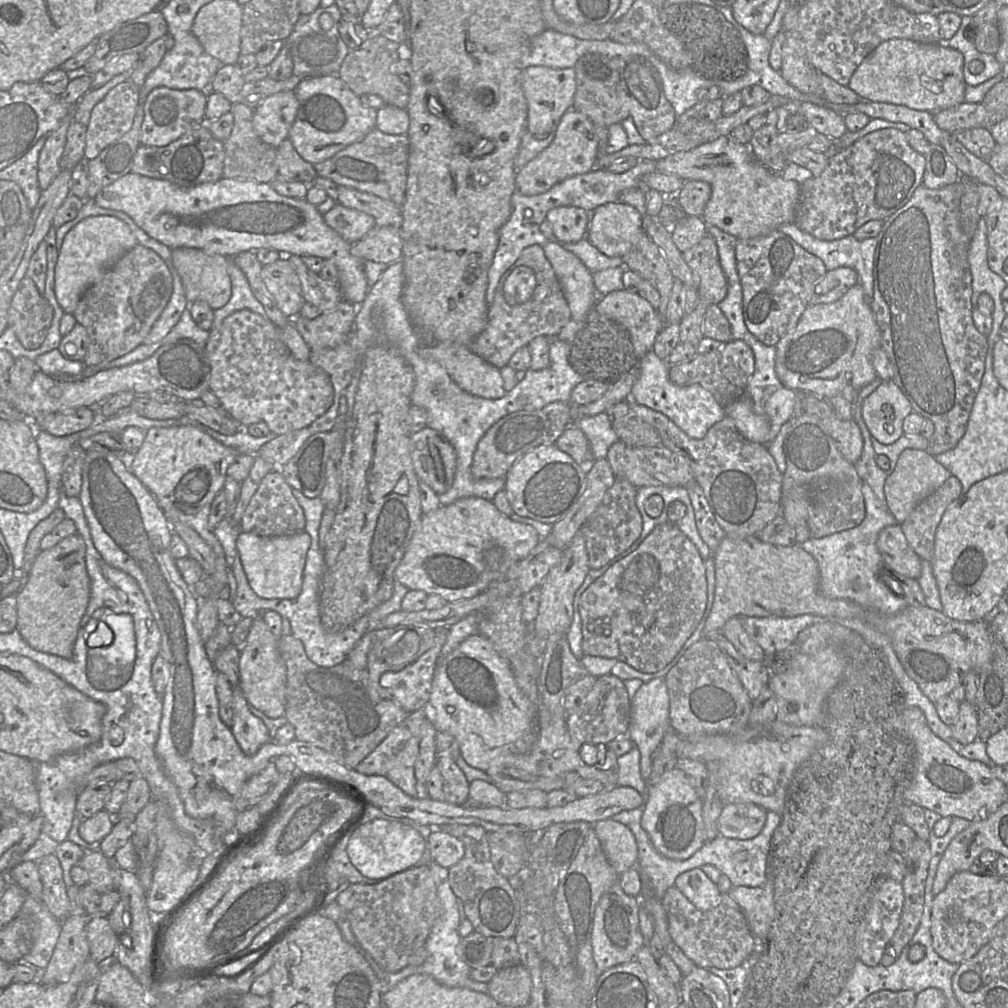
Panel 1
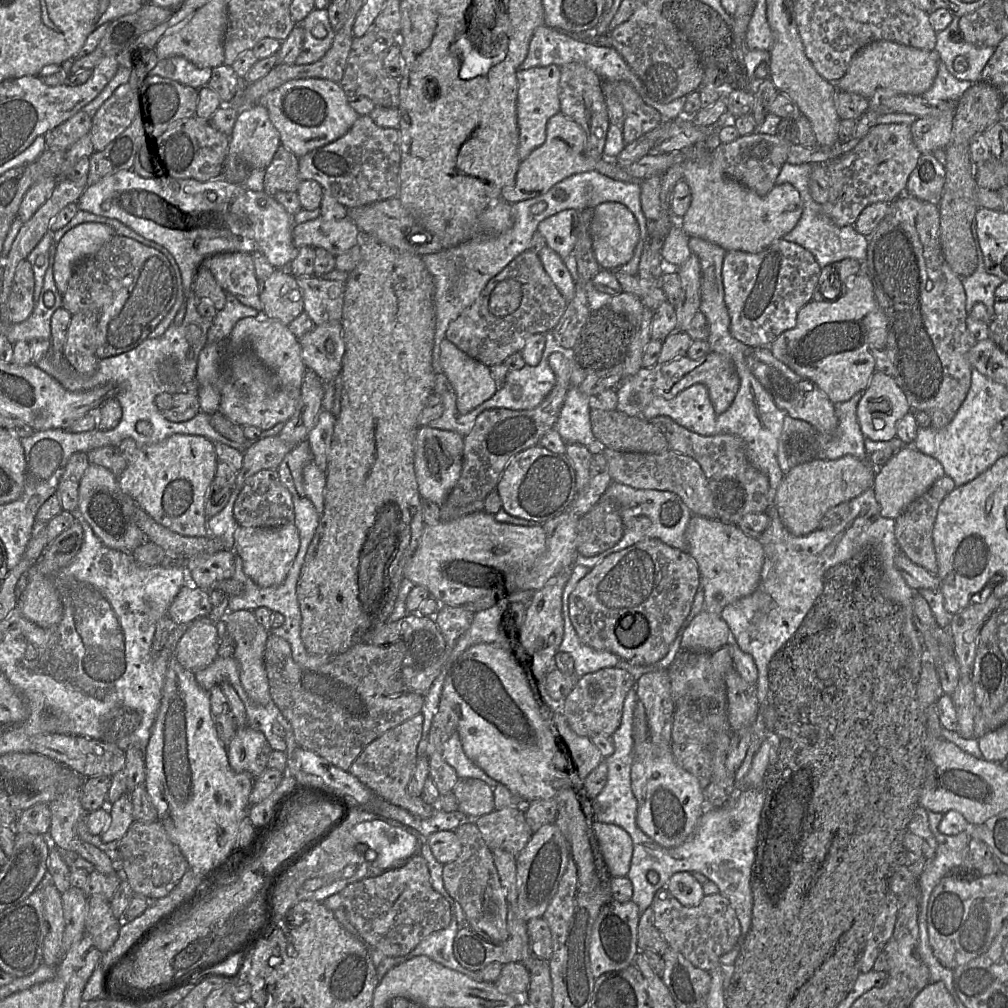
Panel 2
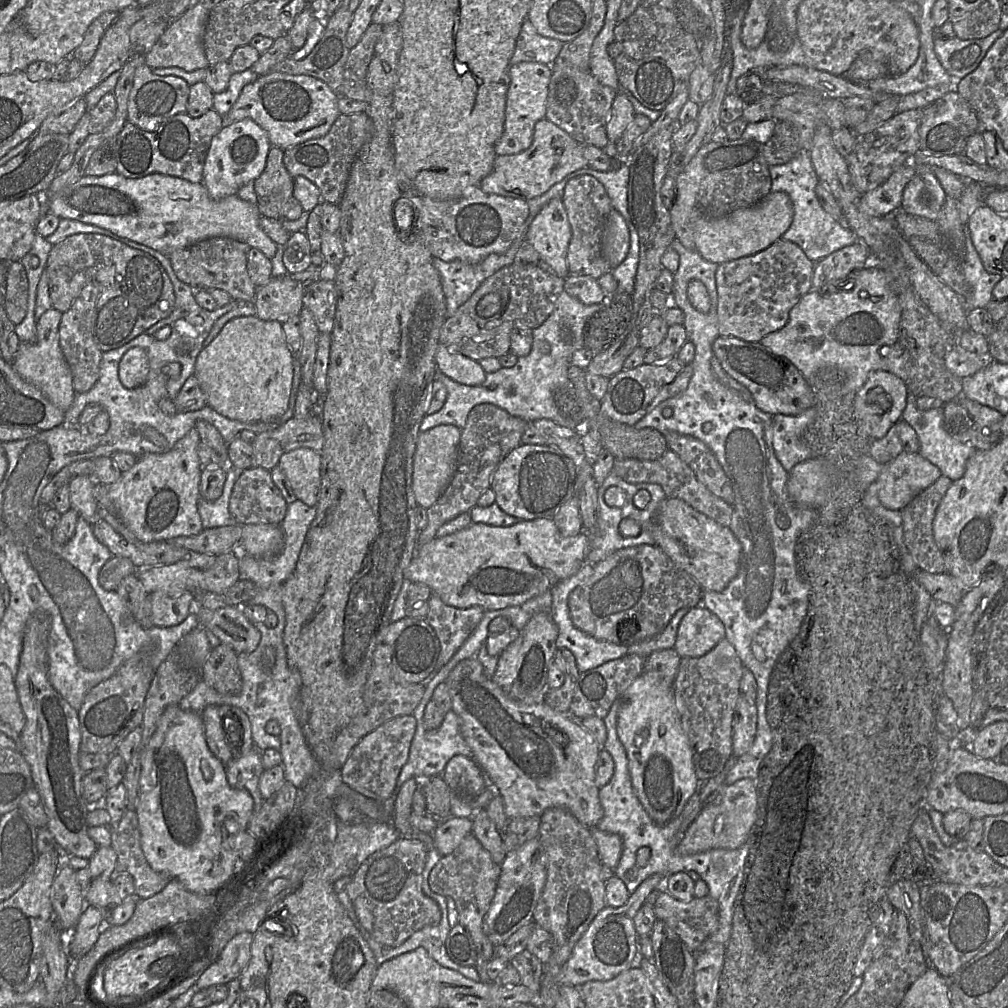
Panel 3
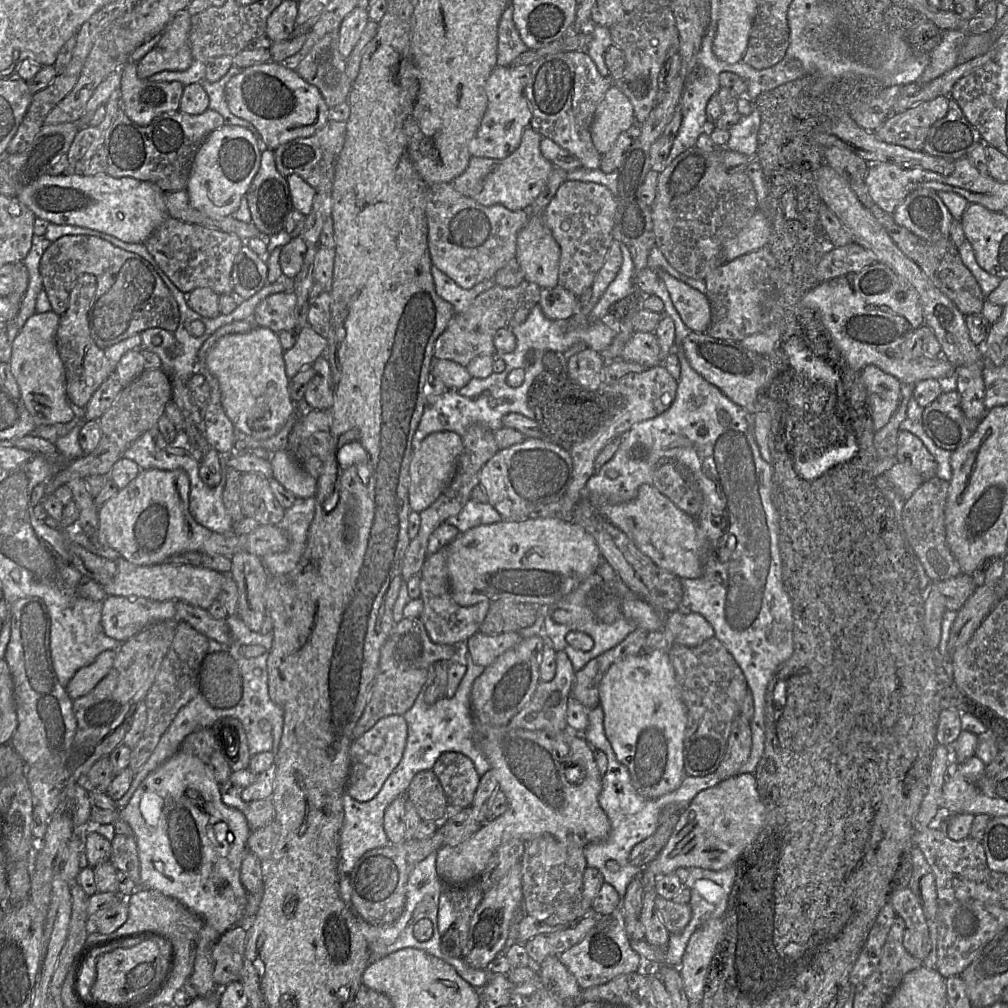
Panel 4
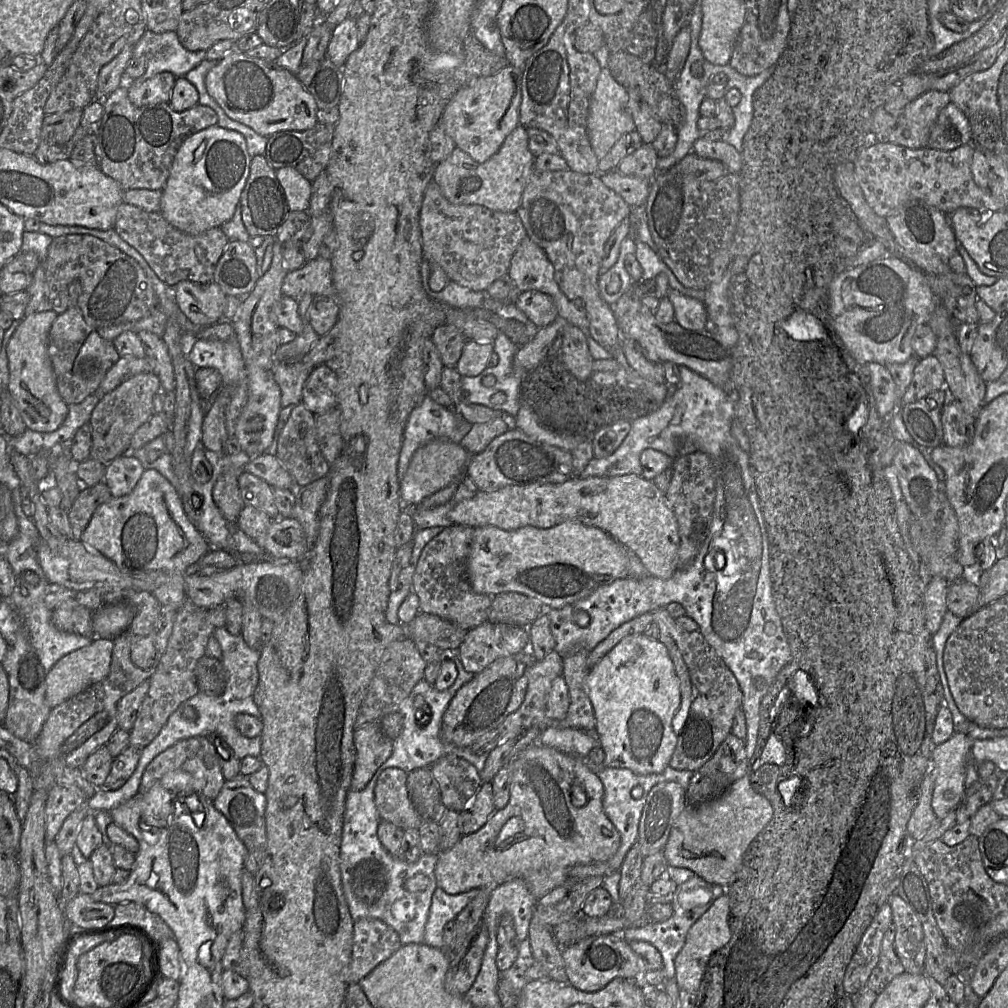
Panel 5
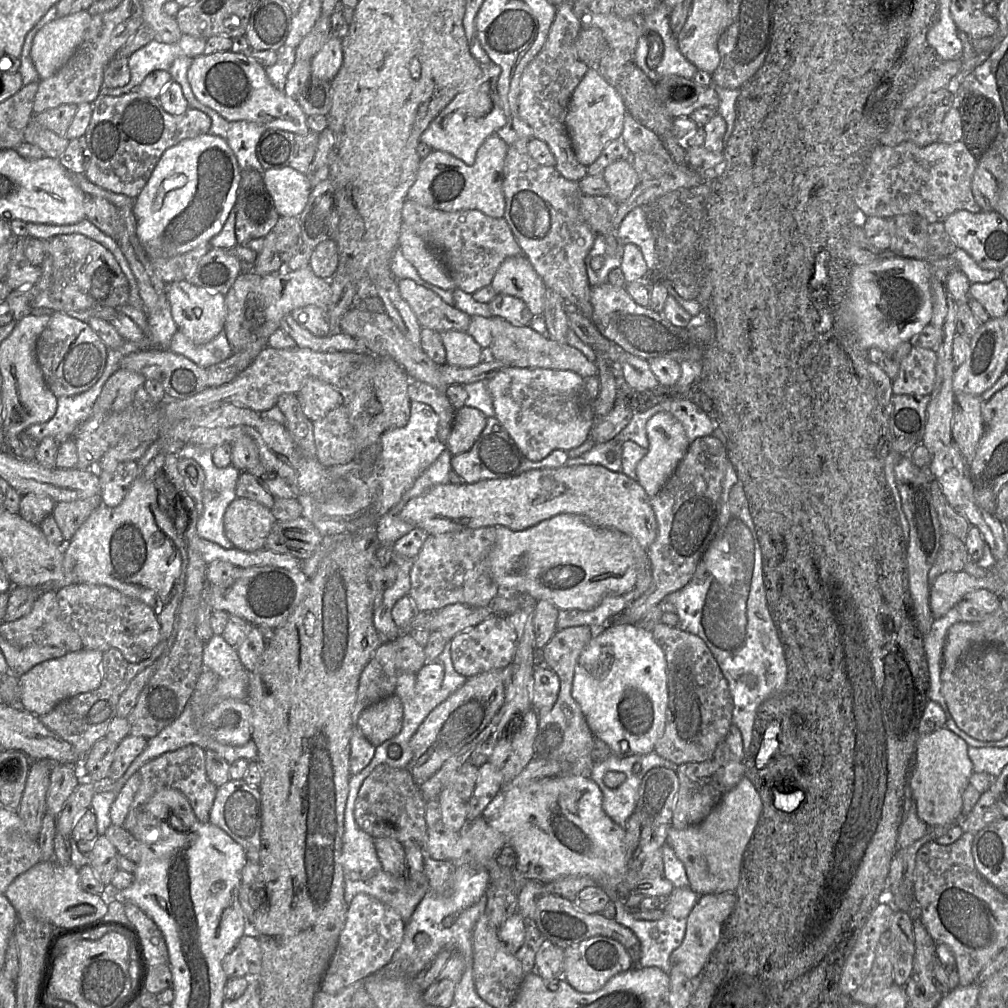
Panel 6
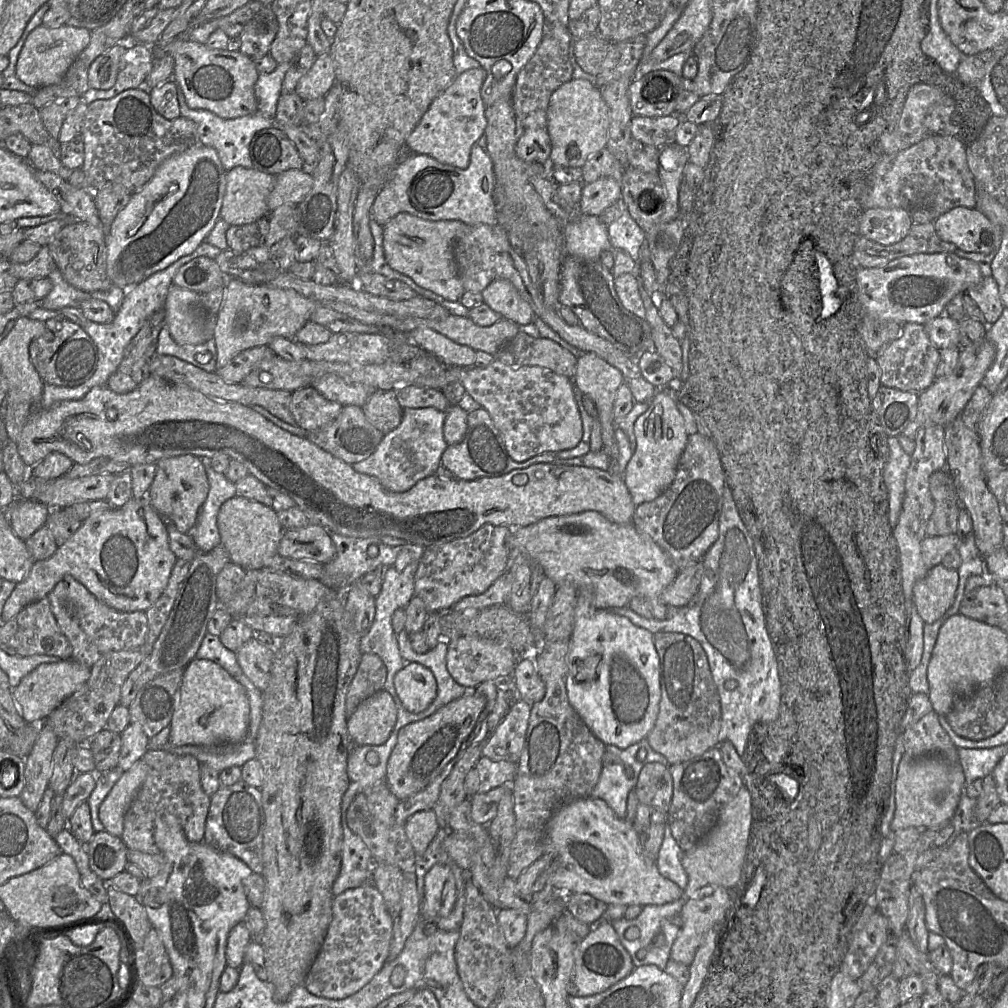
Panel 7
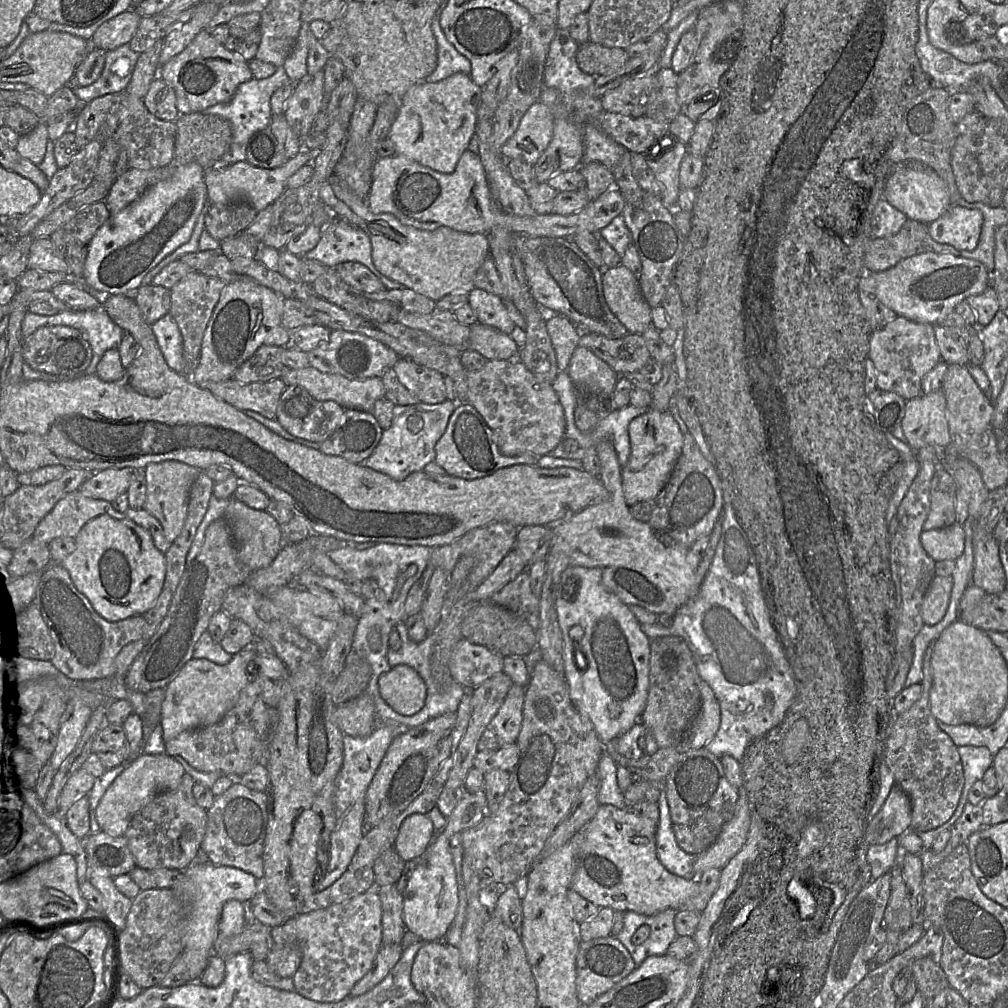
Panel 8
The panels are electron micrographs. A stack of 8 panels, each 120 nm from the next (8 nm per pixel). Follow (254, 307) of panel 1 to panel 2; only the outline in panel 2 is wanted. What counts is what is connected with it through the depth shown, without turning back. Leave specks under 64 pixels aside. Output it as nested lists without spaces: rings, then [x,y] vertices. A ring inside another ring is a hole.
[[[226,293],[226,304],[217,312],[208,331],[206,344],[218,343],[227,339],[239,320],[258,316],[264,315],[262,312],[242,304],[232,294]]]

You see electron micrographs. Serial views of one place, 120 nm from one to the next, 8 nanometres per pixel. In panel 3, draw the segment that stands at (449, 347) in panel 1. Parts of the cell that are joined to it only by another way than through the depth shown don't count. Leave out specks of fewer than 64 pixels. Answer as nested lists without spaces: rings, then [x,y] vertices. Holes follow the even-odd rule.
[[[440,343],[435,353],[435,363],[442,374],[459,384],[482,386],[486,378],[479,362],[453,352]]]

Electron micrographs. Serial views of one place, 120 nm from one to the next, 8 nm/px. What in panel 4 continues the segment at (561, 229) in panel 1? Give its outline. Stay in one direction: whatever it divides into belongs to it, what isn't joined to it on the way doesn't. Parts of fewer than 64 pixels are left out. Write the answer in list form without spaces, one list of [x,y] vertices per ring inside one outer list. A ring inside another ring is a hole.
[[[554,166],[547,182],[535,200],[532,206],[529,208],[531,217],[526,226],[519,232],[517,237],[517,248],[515,258],[519,262],[523,272],[524,280],[534,282],[541,288],[550,288],[558,284],[559,265],[560,265],[560,246],[555,240],[551,230],[544,223],[542,213],[548,206],[552,198],[555,196],[560,185],[566,180],[568,171]]]

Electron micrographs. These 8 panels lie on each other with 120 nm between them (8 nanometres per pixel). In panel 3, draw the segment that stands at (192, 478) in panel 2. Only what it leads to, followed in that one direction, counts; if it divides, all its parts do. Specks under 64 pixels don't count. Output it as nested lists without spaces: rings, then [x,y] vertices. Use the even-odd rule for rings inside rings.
[[[193,428],[170,450],[138,457],[129,470],[108,486],[107,497],[116,506],[119,519],[140,541],[169,541],[202,532],[197,508],[202,471],[197,454],[200,441],[199,433]]]

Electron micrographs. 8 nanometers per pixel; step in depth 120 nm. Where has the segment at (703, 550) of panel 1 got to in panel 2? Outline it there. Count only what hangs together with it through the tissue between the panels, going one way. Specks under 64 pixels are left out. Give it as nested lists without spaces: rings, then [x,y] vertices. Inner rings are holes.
[[[612,481],[606,492],[603,494],[602,498],[610,498],[618,503],[620,508],[620,515],[625,528],[624,535],[613,547],[595,556],[585,557],[578,553],[576,556],[576,563],[580,563],[592,569],[609,554],[623,550],[636,543],[652,538],[659,539],[663,543],[679,550],[687,551],[688,544],[685,538],[685,532],[693,514],[678,495],[669,491],[637,489],[629,485],[624,485],[622,483]],[[638,516],[645,516],[651,521],[651,526],[643,532],[633,531],[635,518]]]

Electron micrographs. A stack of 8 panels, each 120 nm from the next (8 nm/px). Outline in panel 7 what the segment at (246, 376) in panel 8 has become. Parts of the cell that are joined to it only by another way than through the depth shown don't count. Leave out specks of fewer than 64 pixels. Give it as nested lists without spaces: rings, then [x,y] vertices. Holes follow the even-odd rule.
[[[268,345],[246,349],[237,354],[226,366],[217,369],[215,373],[227,383],[239,384],[263,360],[274,355]]]

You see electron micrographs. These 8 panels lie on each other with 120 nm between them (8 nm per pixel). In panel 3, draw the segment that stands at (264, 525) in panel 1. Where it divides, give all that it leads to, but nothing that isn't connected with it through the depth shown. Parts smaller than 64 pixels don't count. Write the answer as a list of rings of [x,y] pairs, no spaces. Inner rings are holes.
[[[251,467],[238,473],[229,500],[229,511],[238,524],[281,524],[288,503],[275,485],[271,470]]]

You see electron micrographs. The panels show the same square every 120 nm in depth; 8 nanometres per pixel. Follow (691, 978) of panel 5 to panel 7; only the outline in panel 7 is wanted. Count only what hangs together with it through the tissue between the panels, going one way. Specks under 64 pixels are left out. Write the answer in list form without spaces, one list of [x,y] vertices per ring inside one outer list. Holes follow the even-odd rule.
[[[724,887],[701,899],[686,899],[681,911],[683,925],[674,941],[670,958],[690,966],[706,934],[719,926],[731,906],[731,893]]]

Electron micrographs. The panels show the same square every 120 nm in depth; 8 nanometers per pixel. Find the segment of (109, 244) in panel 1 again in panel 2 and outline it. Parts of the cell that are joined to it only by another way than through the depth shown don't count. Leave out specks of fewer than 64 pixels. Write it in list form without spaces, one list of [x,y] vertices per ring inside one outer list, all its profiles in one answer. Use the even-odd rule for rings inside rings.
[[[87,222],[82,223],[66,232],[56,244],[56,253],[53,264],[53,277],[57,291],[62,295],[72,276],[74,267],[81,260],[96,254],[100,248],[115,236],[114,230],[102,223]]]

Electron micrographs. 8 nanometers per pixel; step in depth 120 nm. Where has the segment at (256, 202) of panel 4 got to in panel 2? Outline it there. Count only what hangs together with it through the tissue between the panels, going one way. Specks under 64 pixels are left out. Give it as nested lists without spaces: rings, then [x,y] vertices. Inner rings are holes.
[[[280,145],[270,165],[265,169],[263,191],[272,197],[280,191],[297,192],[301,181],[299,157]]]

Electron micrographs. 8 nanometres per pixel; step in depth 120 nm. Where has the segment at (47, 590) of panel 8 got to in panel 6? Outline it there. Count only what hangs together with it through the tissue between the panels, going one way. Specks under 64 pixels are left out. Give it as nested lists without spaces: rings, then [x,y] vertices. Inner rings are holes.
[[[71,584],[57,589],[57,601],[63,619],[79,634],[84,649],[105,652],[116,648],[135,664],[146,660],[159,642],[160,625],[154,609],[114,588]]]

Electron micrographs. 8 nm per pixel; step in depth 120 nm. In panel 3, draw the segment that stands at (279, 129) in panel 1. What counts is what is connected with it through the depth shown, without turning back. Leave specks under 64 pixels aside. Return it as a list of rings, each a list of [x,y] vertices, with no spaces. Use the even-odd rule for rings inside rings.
[[[250,118],[223,127],[213,137],[204,163],[202,184],[209,195],[221,199],[237,194],[247,183],[254,182],[266,167],[271,147],[267,132]]]

